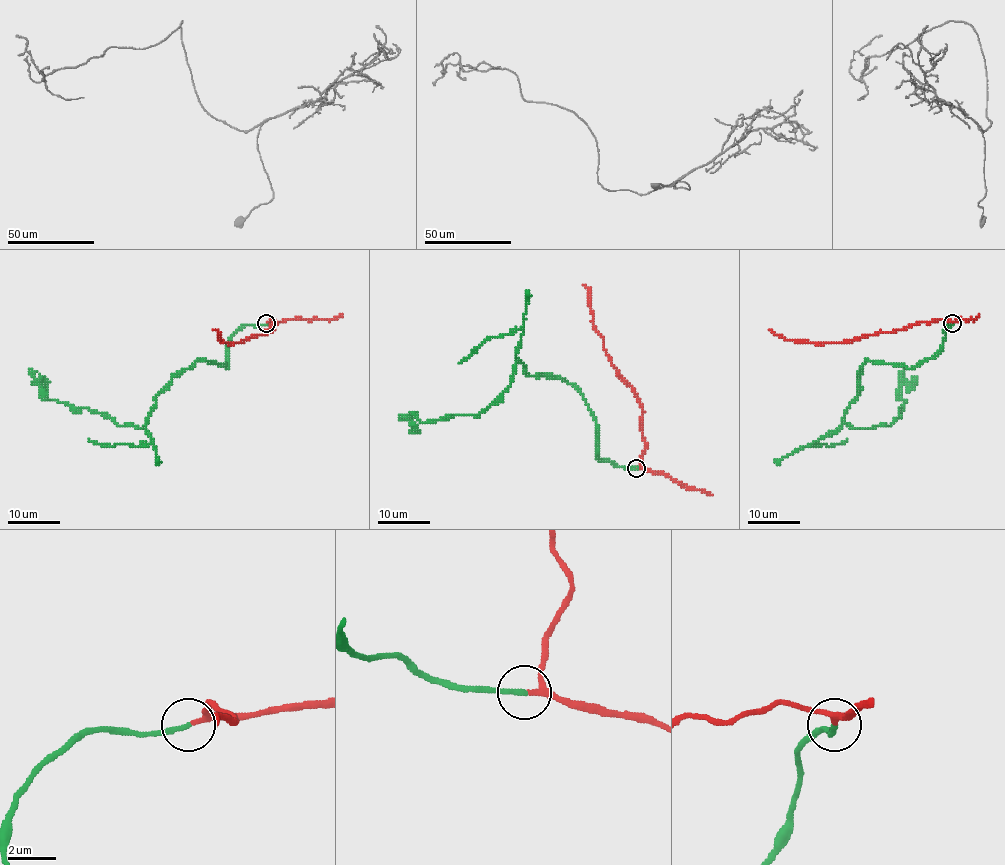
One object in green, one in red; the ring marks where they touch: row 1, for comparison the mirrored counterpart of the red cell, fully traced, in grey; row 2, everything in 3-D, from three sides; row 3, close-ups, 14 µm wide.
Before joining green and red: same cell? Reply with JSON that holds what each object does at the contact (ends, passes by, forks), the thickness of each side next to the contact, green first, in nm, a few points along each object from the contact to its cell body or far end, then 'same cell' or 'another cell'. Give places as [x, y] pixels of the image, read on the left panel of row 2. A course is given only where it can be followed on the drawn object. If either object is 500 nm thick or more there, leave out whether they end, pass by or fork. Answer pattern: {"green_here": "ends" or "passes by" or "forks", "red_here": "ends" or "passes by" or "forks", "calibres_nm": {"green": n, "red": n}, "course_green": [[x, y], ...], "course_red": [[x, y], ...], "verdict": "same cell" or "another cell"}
{"green_here": "ends", "red_here": "passes by", "calibres_nm": {"green": 220, "red": 160}, "course_green": [[266, 324], [234, 333], [226, 368], [198, 360], [178, 372], [143, 429], [48, 399], [28, 369]], "course_red": [[266, 324], [272, 319], [277, 322], [272, 324], [270, 332], [239, 343], [220, 341], [219, 333], [212, 329]], "verdict": "same cell"}

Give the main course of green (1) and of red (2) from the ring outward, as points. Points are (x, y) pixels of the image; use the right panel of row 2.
1: (952, 324), (942, 347), (913, 367), (867, 360), (843, 422), (889, 425), (906, 400), (904, 369)
2: (952, 324), (942, 319), (863, 335), (842, 343), (785, 341), (768, 329)

